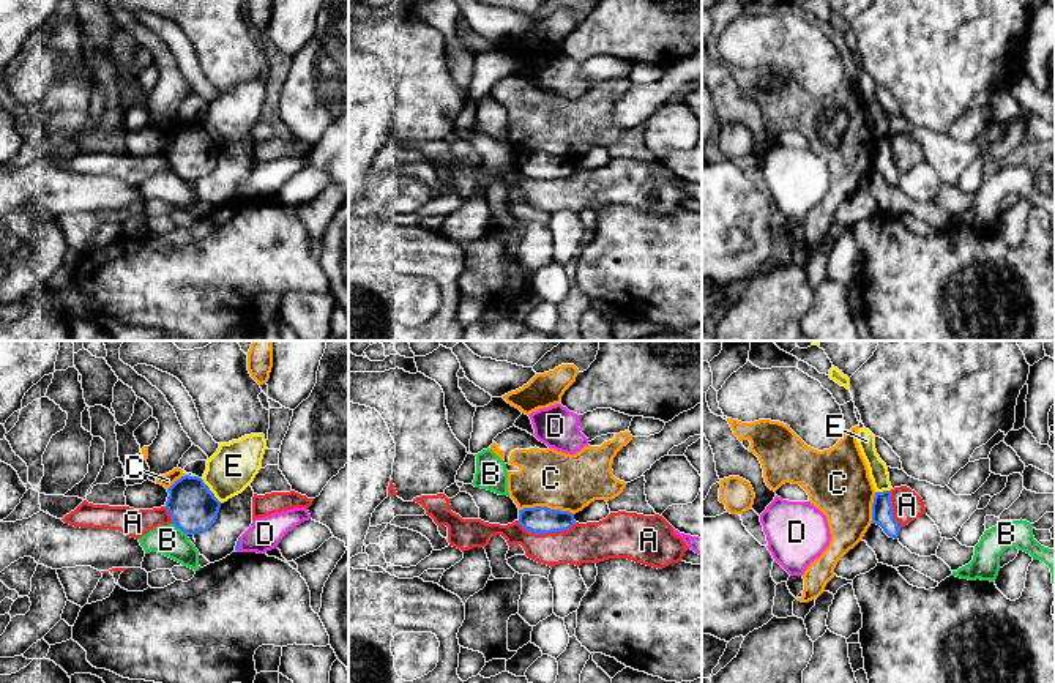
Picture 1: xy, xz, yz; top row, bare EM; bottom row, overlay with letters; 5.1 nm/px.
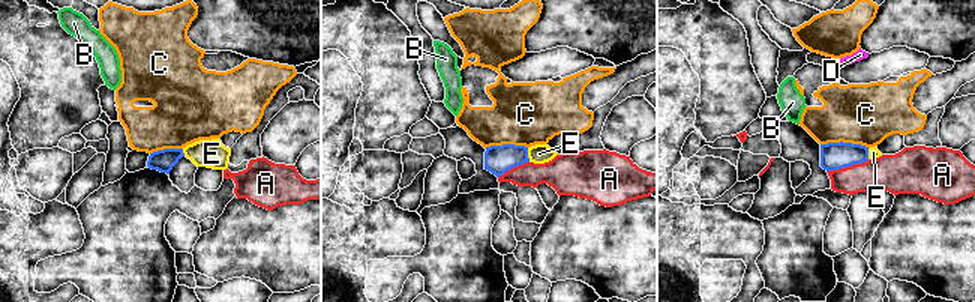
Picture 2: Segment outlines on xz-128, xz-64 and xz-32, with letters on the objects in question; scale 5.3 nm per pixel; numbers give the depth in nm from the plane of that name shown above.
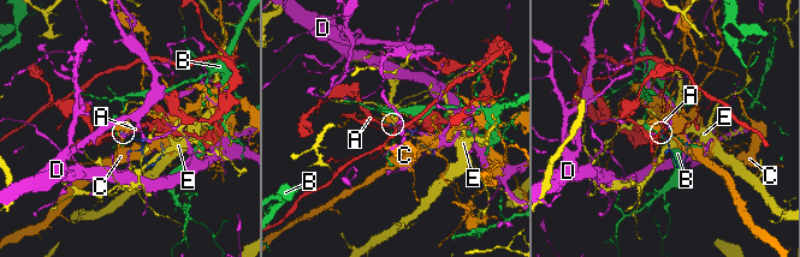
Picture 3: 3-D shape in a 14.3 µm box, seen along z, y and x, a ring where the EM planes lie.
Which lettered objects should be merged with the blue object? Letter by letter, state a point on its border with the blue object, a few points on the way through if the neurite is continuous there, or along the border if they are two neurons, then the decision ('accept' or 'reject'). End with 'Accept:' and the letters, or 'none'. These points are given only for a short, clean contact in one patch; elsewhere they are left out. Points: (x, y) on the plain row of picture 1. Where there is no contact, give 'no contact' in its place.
A: contact xz (546, 179); reject
B: contact xy (180, 175); border xy (172, 171), (186, 182); reject
C: contact xz (546, 153); reject
D: contact xy (238, 191); reject
E: contact xy (210, 138); border xy (201, 125), (221, 149); reject
Accept: none

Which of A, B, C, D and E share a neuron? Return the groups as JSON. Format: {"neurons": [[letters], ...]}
{"neurons": [["A"], ["B"], ["C"], ["D"], ["E"]]}

